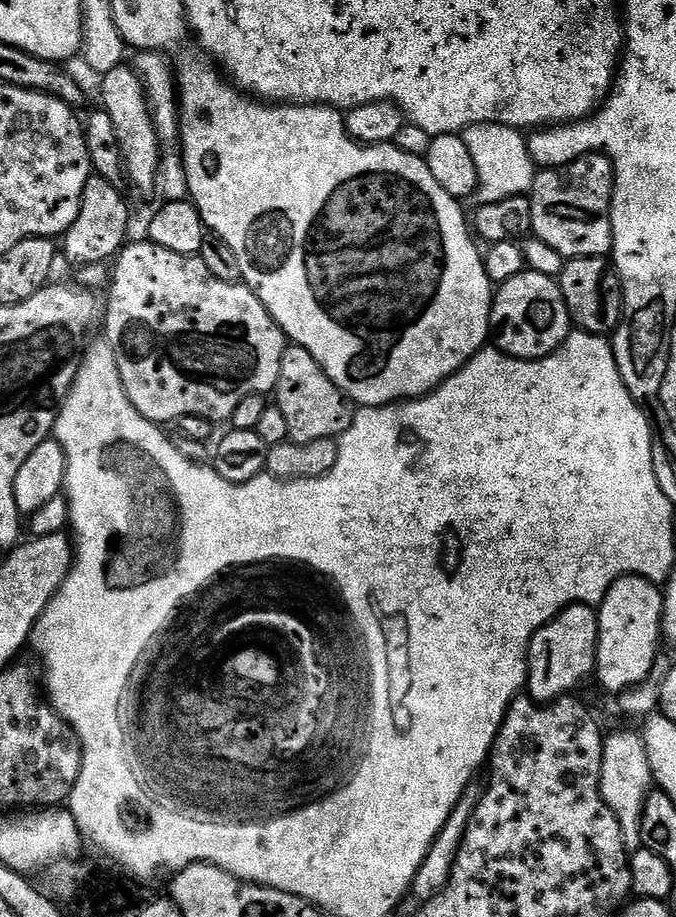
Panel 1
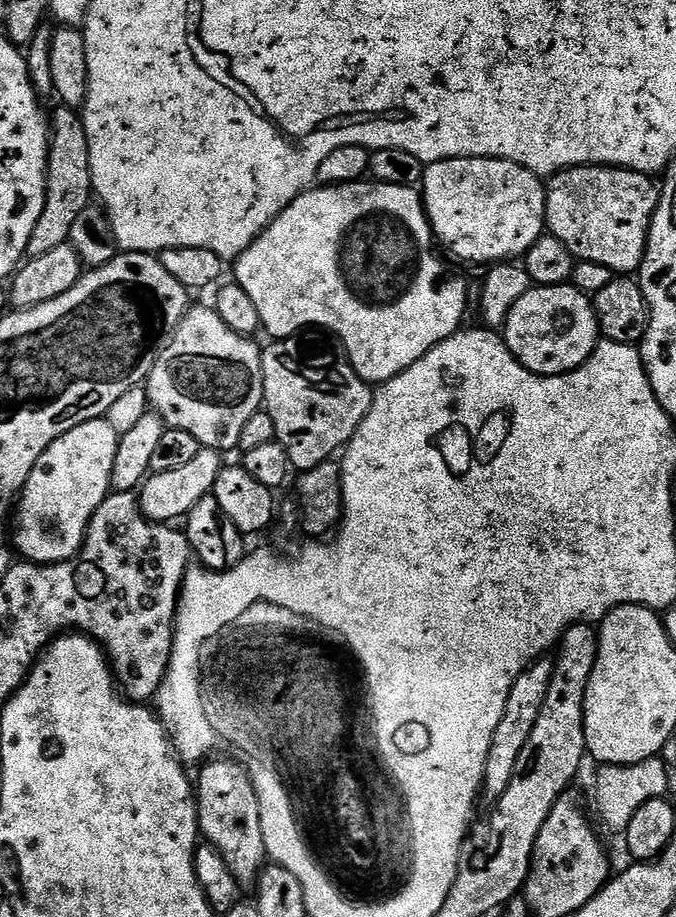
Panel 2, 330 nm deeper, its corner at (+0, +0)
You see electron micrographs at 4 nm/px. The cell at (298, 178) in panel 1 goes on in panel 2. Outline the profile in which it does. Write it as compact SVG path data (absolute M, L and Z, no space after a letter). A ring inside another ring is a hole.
M371 178L355 180L349 184L313 186L298 198L294 198L294 202L290 202L290 206L286 206L286 210L282 210L282 214L274 218L272 225L240 255L240 259L234 264L234 280L242 286L242 290L246 290L246 294L250 294L254 306L258 306L258 318L265 333L268 331L272 338L283 338L311 328L327 330L344 345L344 349L348 351L348 360L356 373L369 386L379 386L402 374L402 370L414 366L414 362L418 362L418 358L425 356L434 346L461 331L463 324L460 323L463 322L464 311L468 308L468 284L460 276L447 276L444 273L439 258L432 253L432 244L434 245L432 223L428 220L428 211L424 208L423 195L416 188L377 184Z

